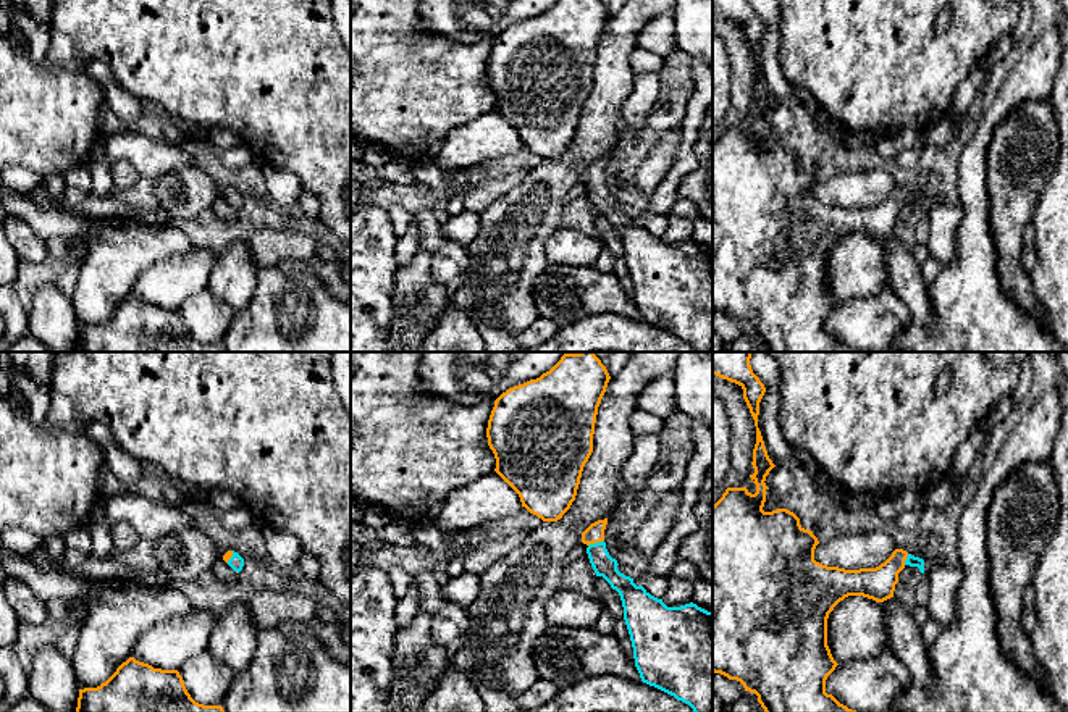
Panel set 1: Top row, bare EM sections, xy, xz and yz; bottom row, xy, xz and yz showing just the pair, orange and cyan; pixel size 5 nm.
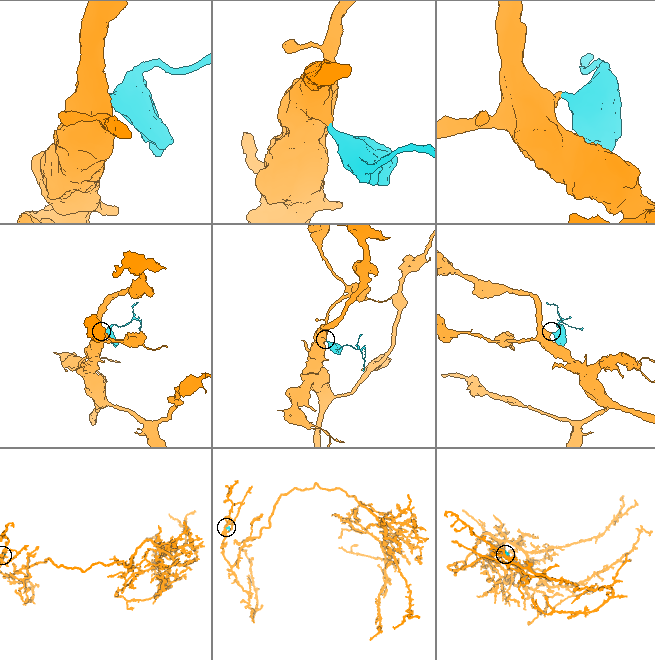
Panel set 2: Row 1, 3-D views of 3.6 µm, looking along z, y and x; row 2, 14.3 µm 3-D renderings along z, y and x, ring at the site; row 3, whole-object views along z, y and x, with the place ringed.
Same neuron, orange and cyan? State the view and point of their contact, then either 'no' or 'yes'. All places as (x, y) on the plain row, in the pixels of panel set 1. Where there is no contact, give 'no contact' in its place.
contact xz (595, 180); yes

